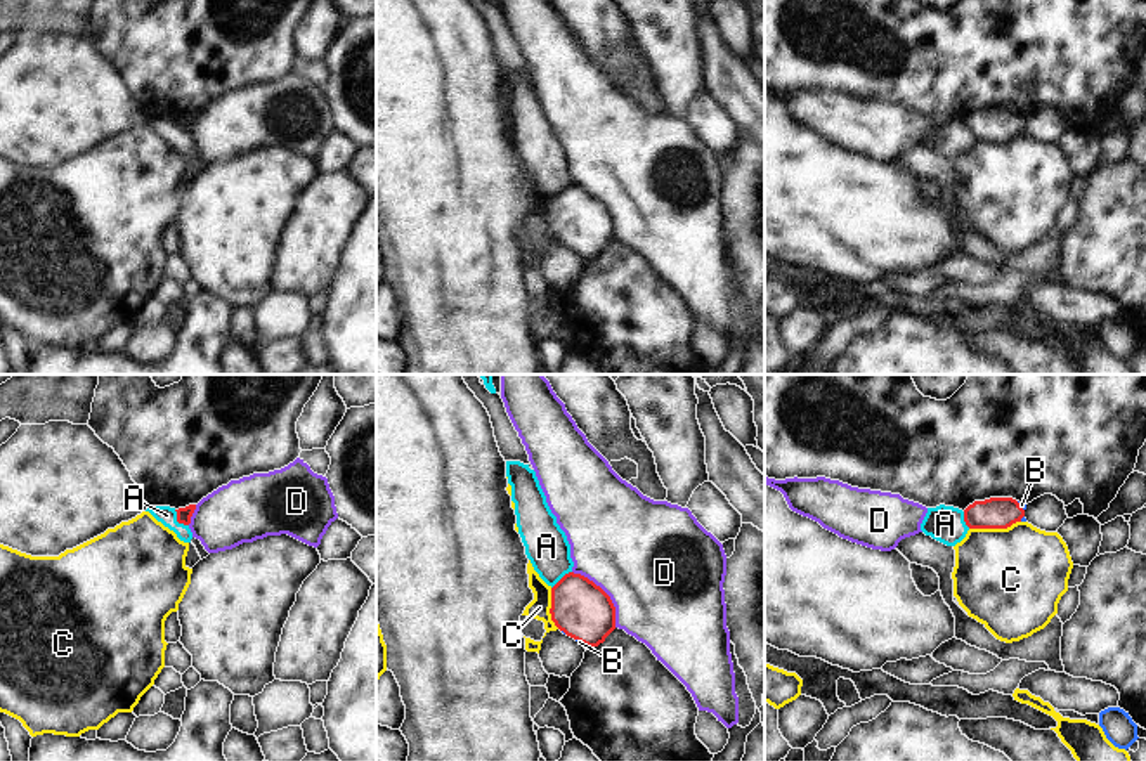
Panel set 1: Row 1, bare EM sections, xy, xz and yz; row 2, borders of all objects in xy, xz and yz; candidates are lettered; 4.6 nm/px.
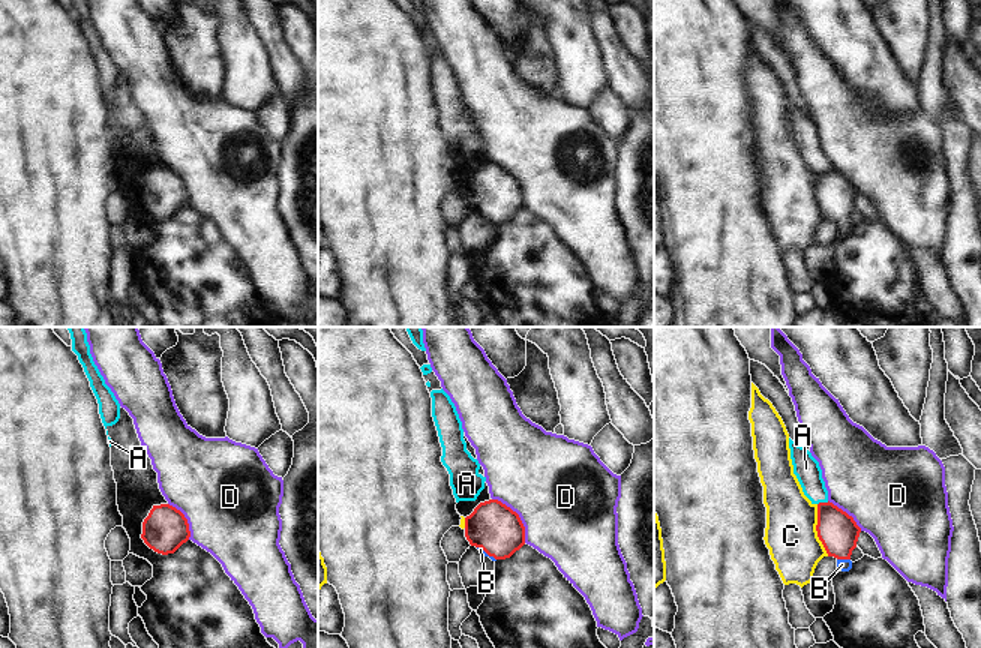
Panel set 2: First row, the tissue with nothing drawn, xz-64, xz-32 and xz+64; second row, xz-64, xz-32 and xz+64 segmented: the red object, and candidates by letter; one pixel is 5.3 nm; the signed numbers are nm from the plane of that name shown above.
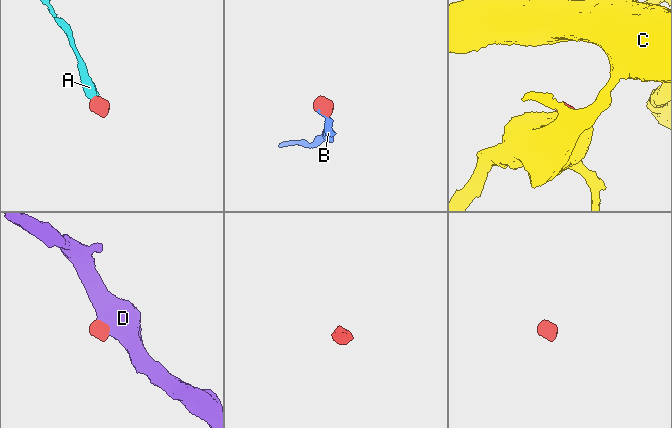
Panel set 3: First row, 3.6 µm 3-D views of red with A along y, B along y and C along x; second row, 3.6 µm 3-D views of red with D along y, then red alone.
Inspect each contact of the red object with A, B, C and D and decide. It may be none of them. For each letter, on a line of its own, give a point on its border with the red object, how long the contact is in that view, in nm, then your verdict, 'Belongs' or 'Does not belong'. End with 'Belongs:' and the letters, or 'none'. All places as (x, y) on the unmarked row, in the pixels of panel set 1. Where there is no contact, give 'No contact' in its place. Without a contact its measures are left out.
A: Touches red at xy (177, 132). Shared border 100 nm. Does not belong
B: Touches red at xz (583, 253). Shared border 70 nm. Belongs
C: Touches red at yz (994, 139). Shared border 240 nm. Does not belong
D: Touches red at xz (605, 205). Shared border 340 nm. Does not belong
Belongs: B.

